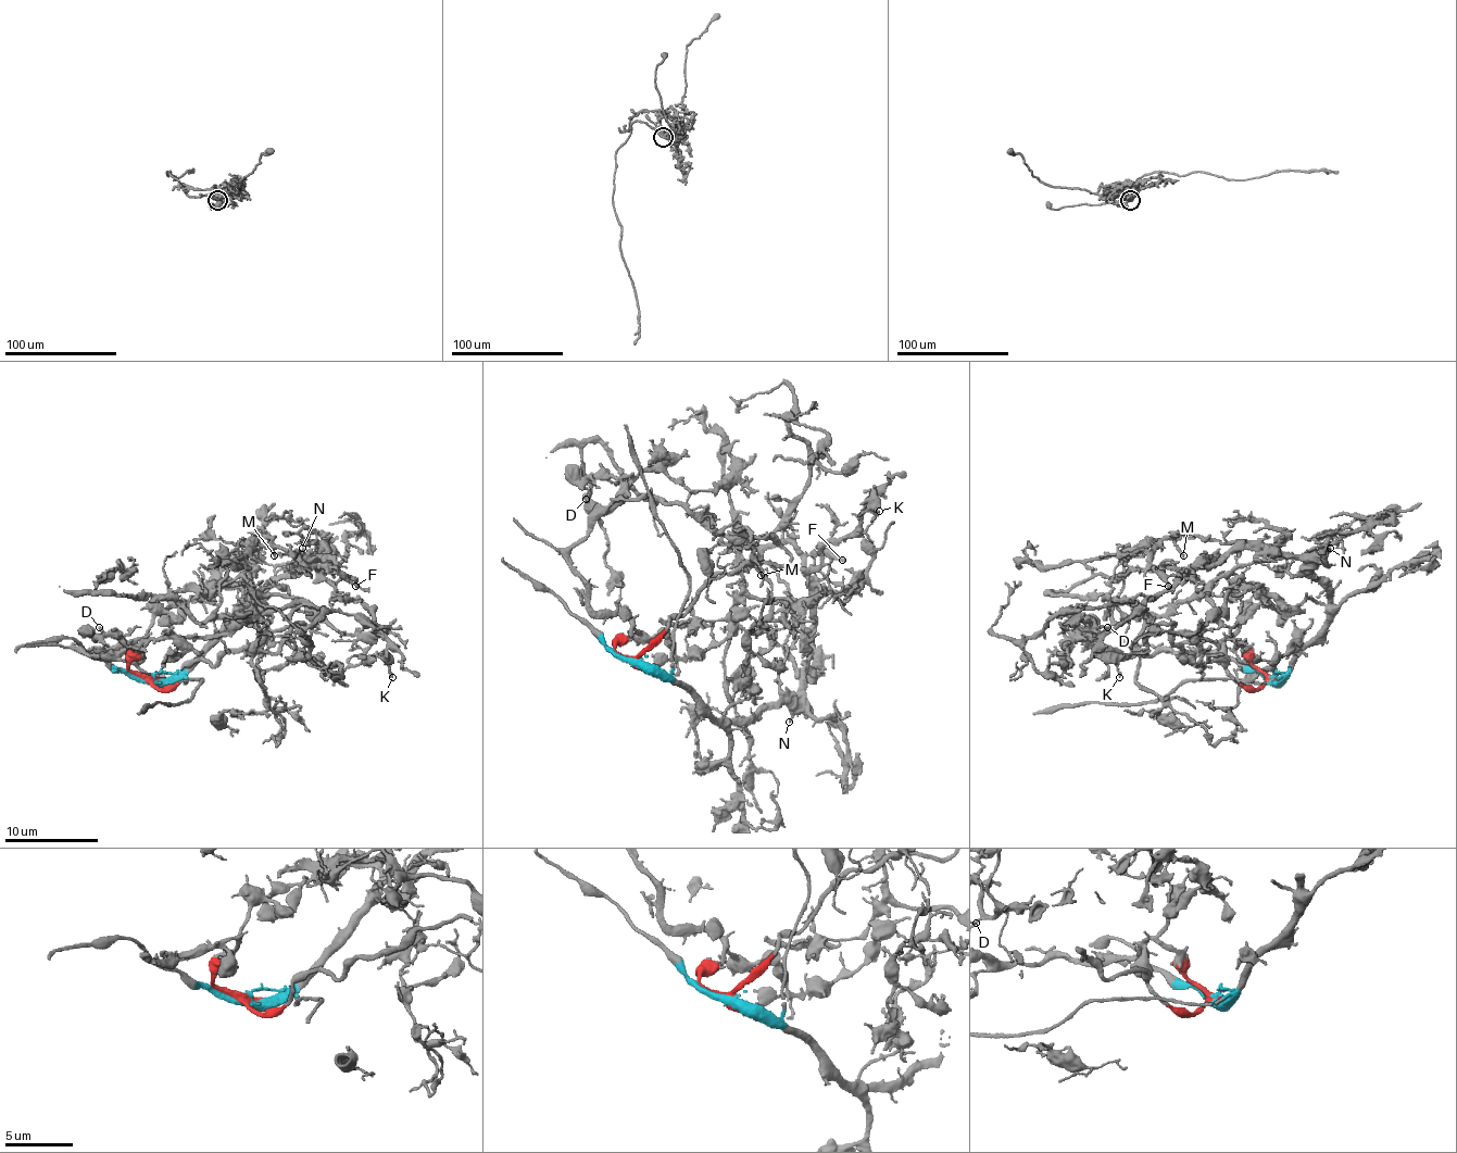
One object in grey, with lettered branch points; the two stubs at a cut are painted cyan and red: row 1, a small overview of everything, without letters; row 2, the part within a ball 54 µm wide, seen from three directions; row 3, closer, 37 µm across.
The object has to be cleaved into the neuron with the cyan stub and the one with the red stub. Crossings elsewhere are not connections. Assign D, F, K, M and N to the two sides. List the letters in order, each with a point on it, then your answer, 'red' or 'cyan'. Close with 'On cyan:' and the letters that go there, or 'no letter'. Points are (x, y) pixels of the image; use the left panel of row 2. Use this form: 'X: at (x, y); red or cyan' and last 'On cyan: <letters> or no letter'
D: at (99, 627); red
F: at (355, 586); cyan
K: at (392, 677); cyan
M: at (274, 555); cyan
N: at (302, 548); cyan
On cyan: F, K, M, N

